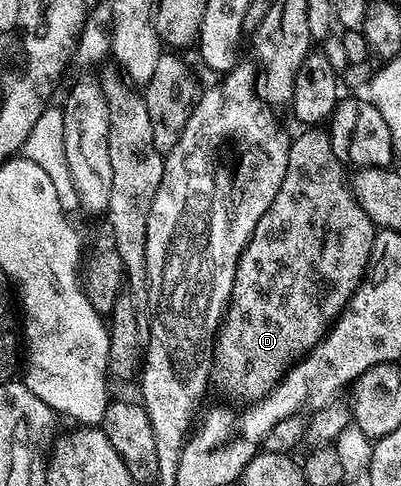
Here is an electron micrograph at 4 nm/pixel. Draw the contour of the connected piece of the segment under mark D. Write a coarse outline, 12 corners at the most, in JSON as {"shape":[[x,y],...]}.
{"shape":[[319,125],[236,265],[213,378],[250,399],[326,338],[376,234]]}

